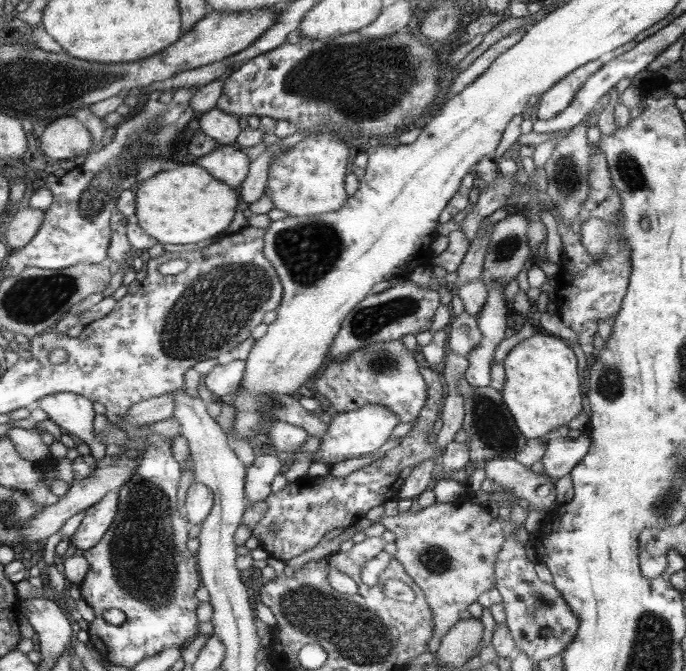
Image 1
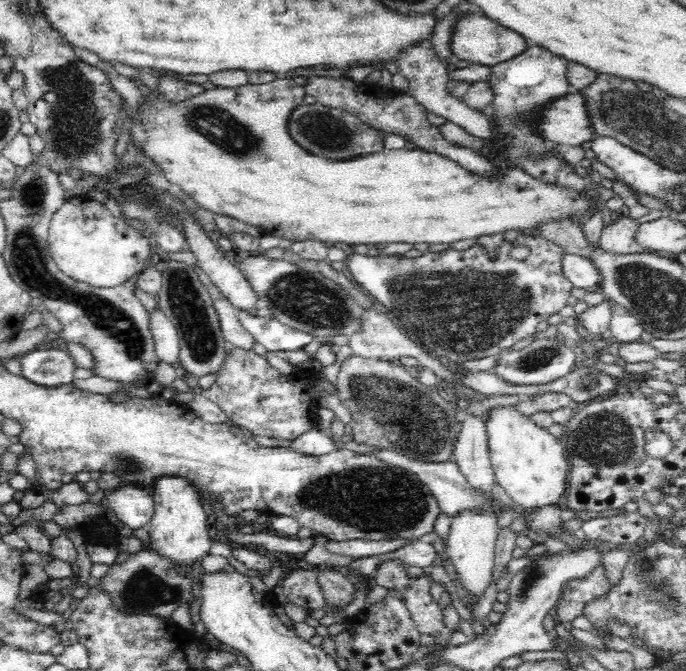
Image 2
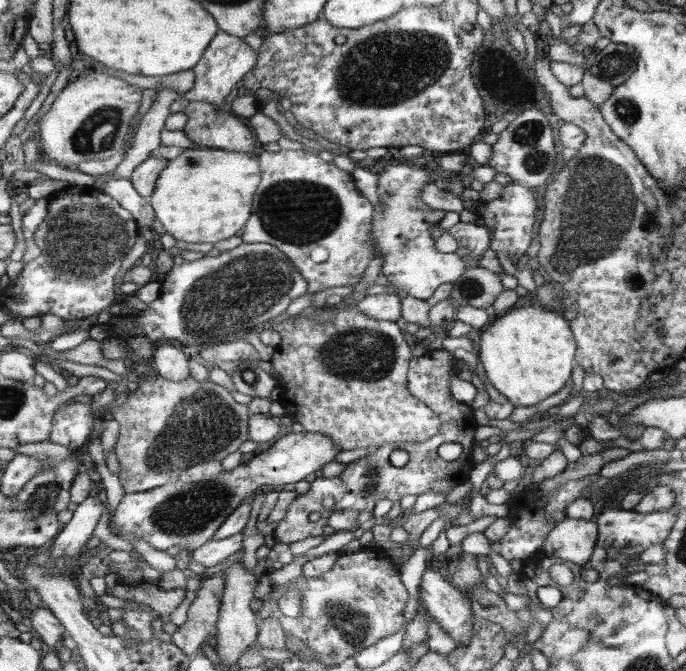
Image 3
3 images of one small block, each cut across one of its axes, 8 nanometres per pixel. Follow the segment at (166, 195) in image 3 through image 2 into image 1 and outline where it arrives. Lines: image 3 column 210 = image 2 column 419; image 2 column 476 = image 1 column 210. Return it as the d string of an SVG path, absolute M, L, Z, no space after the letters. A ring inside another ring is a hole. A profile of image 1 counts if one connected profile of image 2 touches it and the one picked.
M196 163L179 164L144 179L136 188L135 214L138 224L157 242L196 244L226 230L234 218L238 194Z

